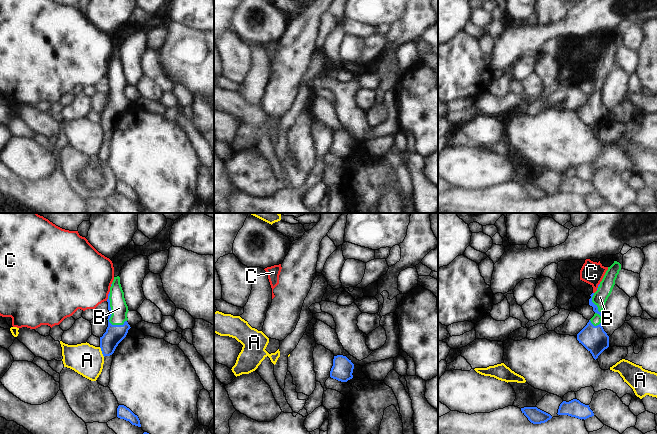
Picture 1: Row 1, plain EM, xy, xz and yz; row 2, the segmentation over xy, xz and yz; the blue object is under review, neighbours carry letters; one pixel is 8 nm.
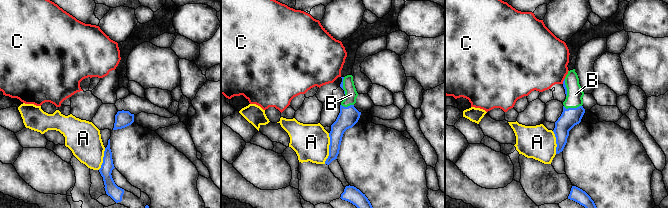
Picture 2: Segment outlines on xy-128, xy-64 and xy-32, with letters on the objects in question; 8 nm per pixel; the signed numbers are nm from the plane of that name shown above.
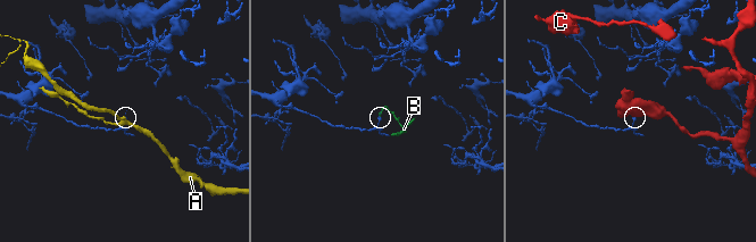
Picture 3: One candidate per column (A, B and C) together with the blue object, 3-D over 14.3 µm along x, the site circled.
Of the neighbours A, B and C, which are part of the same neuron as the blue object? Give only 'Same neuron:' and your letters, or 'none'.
Same neuron: B

